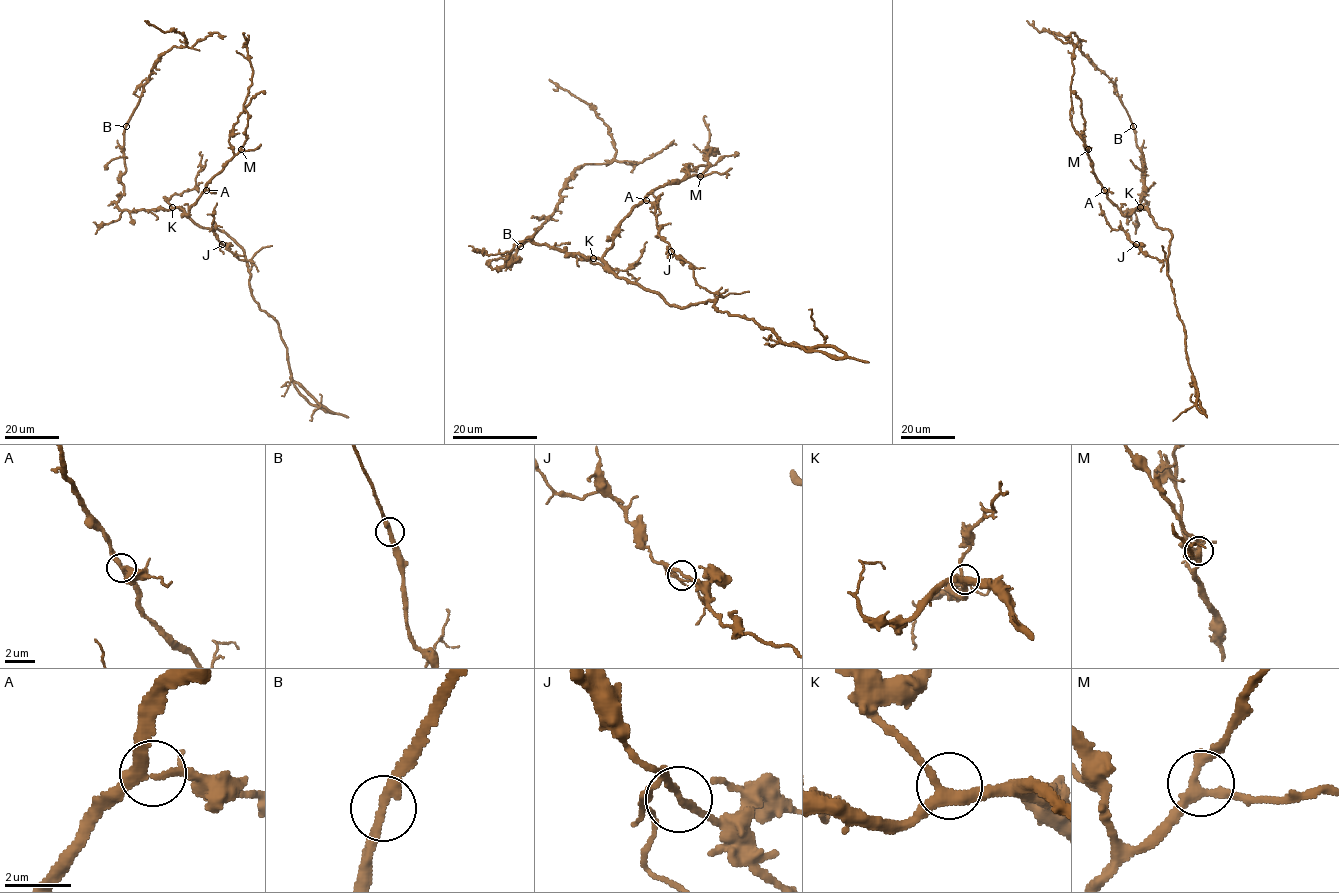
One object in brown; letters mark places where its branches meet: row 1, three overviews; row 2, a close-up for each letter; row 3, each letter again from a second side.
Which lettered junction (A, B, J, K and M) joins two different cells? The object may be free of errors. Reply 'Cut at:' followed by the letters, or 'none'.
Cut at: none

